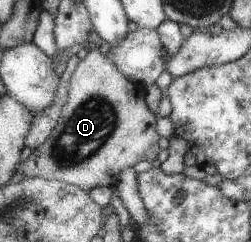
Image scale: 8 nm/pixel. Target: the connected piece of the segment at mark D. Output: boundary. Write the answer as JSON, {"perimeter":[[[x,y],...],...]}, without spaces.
{"perimeter":[[[92,39],[87,52],[78,62],[69,79],[66,101],[50,135],[38,146],[25,161],[17,165],[16,172],[23,173],[24,178],[41,177],[47,180],[60,180],[87,192],[93,187],[104,185],[114,189],[118,174],[128,166],[140,160],[152,161],[159,151],[158,133],[154,128],[155,116],[150,113],[144,102],[145,88],[131,82],[118,71],[110,58],[104,53],[101,43]]]}

